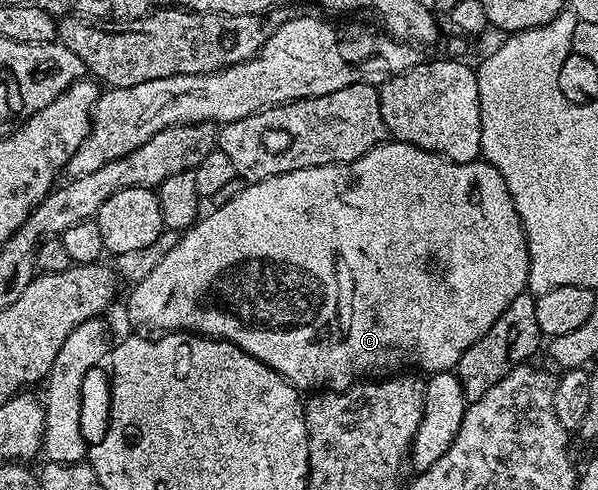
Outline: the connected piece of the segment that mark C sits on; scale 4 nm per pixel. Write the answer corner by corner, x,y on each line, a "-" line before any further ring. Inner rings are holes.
392,140
390,143
384,143
378,145
375,149
370,149
363,157
358,157
356,161
349,161
345,165
322,165
321,167
298,169
297,171
289,171
276,177
270,177
264,181
247,183
242,187
244,189
236,197
229,198
220,209
213,210
208,217
207,214
200,216
199,220
180,236
183,238
164,257
162,254
156,260
153,271
150,271
145,279
141,279
140,282
130,286
131,294
127,297
127,317
133,324
140,325
143,328
140,330
182,331
184,333
194,333
201,337
213,337
217,341
232,341
234,345
241,347
246,353
253,355
273,371
277,371
289,384
300,391
338,391
350,389
360,379
371,379
376,375
394,374
396,371
402,370
399,369
402,365
412,365
415,369
424,369
424,374
427,375
454,370
458,366
461,355
465,355
468,347
473,343
477,343
477,339
481,339
481,335
485,335
485,331
489,331
489,327
493,327
493,323
497,323
497,319
505,311
505,307
509,307
509,303
513,303
513,299
517,299
517,295
521,295
527,289
529,251
527,250
523,224
517,215
514,203
511,202
509,187
505,187
505,179
501,179
501,171
497,171
497,167
493,167
488,161
480,159
469,163
457,163
456,161
450,161
447,157
439,156
438,153
418,149
416,145
406,145
404,141

